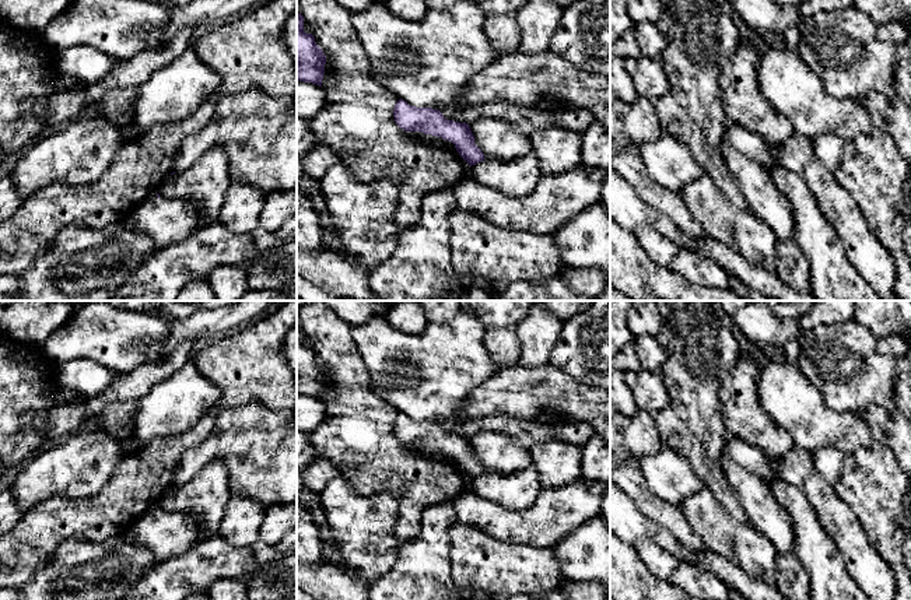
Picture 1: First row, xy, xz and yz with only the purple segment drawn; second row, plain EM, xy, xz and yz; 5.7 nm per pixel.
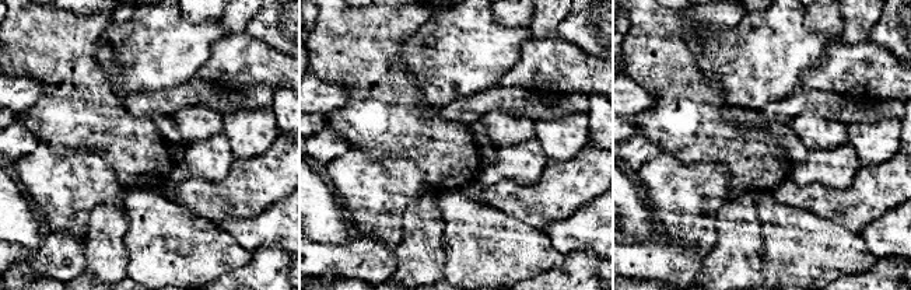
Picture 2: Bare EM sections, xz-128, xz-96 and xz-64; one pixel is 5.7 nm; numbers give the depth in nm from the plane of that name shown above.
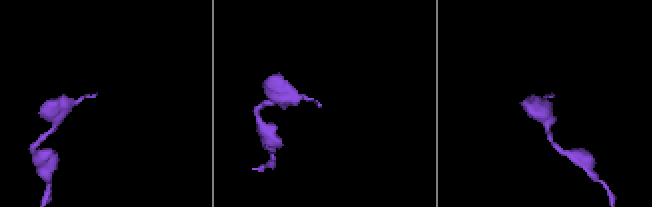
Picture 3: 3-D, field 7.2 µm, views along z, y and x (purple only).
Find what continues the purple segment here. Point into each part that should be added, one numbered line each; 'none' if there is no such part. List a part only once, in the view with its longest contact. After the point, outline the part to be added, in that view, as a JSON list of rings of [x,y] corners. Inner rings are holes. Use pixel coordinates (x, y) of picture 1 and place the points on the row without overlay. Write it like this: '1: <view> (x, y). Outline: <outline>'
none

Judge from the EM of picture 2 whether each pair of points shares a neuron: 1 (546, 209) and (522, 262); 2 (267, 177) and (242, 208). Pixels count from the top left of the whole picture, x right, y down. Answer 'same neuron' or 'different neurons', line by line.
1: different neurons
2: same neuron

